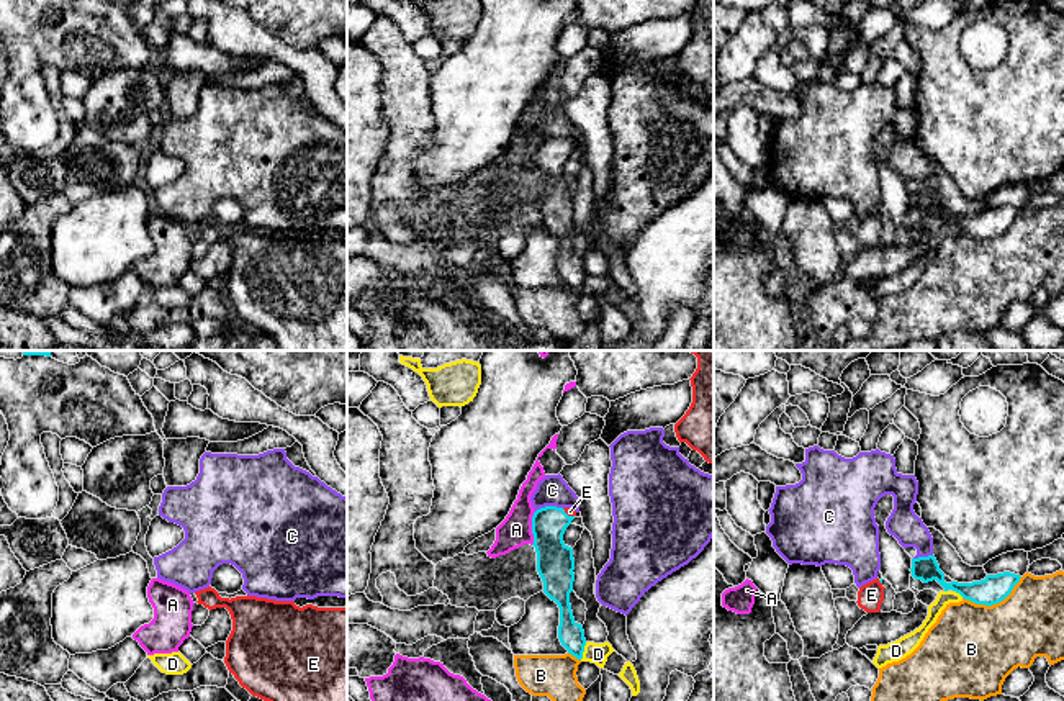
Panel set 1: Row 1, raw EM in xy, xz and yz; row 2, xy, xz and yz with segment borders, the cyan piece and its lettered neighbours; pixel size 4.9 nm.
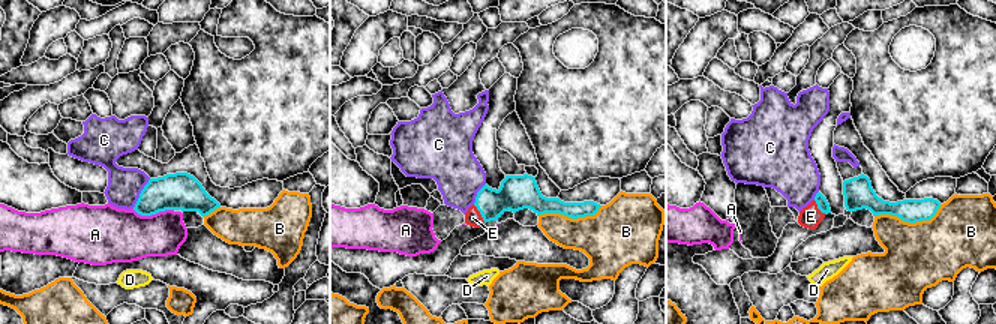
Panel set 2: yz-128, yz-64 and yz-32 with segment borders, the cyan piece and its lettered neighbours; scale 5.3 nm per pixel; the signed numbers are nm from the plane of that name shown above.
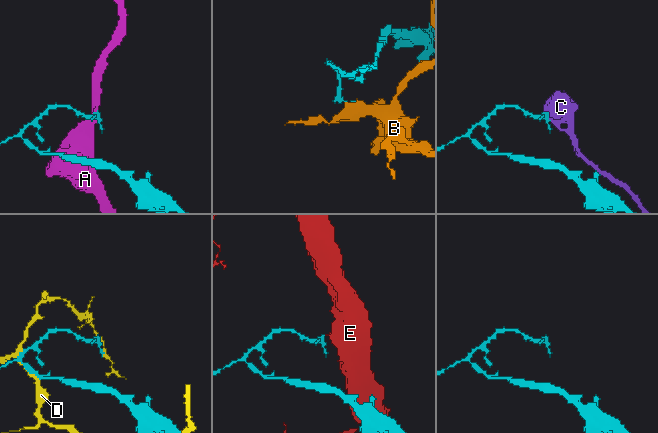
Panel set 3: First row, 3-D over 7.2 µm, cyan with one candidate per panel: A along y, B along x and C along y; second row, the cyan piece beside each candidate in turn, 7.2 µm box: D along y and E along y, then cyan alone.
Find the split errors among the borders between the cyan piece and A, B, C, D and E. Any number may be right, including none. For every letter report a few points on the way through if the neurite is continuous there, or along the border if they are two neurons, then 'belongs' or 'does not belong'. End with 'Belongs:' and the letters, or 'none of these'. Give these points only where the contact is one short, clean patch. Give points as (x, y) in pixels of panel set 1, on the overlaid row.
A: along xz (536, 511), (532, 516), (531, 544) | does not belong
B: along yz (1022, 577), (996, 603), (976, 605), (963, 598) | does not belong
C: does not belong
D: does not belong
E: across xz (555, 564), (555, 526), (567, 515), (570, 511) | belongs
Belongs: E

